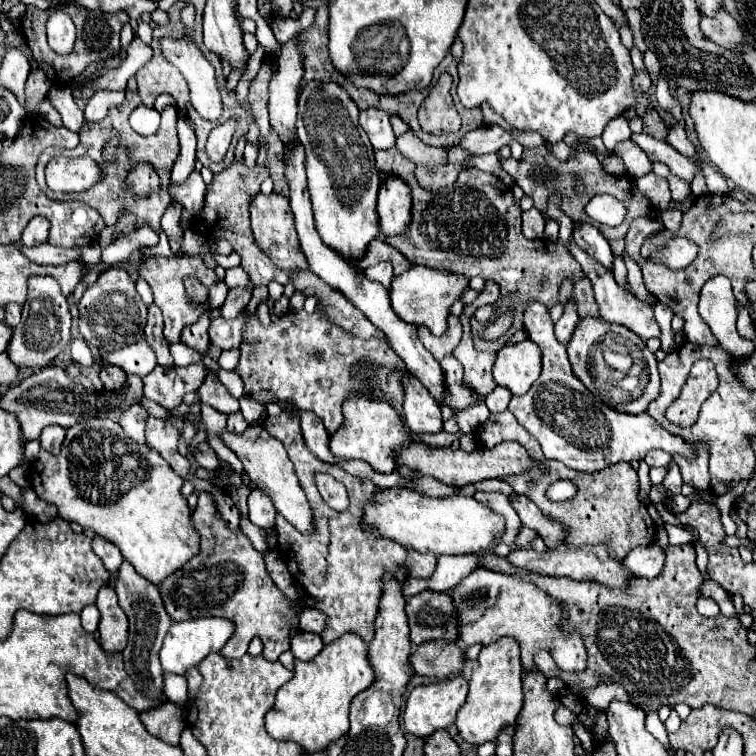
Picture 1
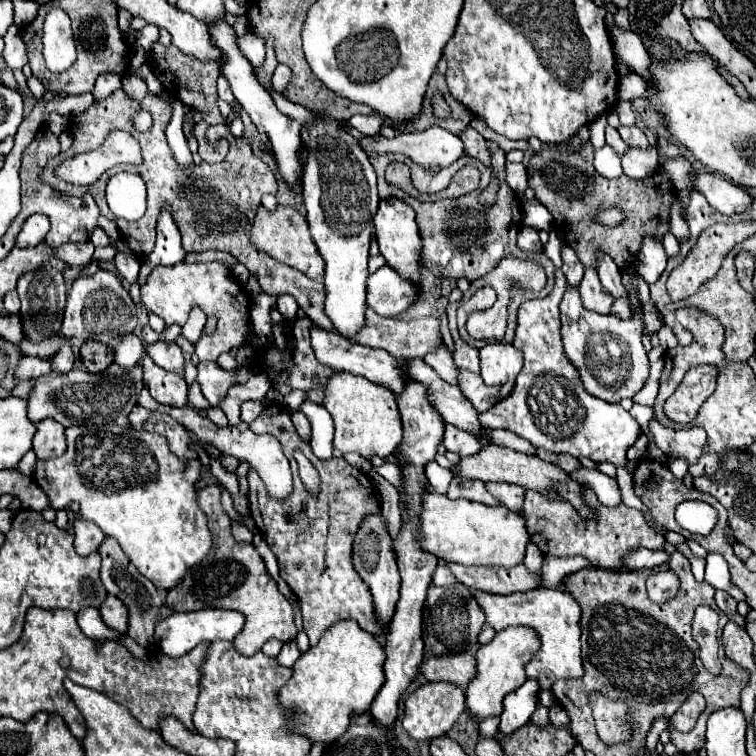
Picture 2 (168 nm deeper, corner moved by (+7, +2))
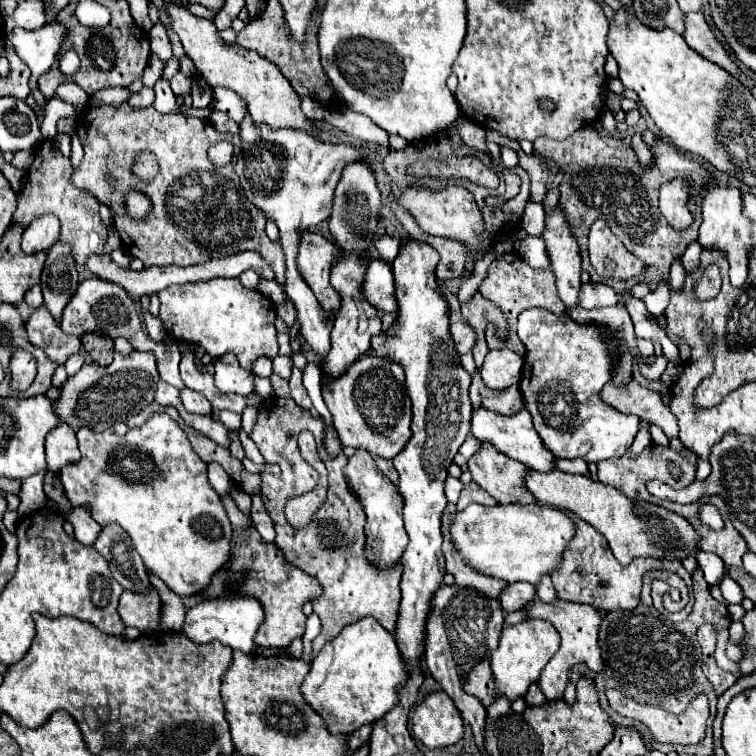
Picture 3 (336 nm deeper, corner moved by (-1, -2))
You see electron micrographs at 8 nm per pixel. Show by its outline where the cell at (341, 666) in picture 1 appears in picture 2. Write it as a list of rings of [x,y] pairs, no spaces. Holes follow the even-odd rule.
[[[340,620],[338,624],[328,628],[326,634],[322,634],[320,642],[296,660],[296,664],[292,666],[292,670],[294,670],[292,678],[280,690],[280,702],[286,708],[290,708],[294,714],[298,714],[294,730],[298,730],[300,734],[306,734],[314,742],[338,740],[348,730],[348,724],[354,714],[364,714],[370,710],[372,700],[376,698],[378,690],[384,684],[384,670],[382,670],[384,660],[386,660],[386,654],[384,654],[382,644],[378,642],[378,638],[374,634],[362,630],[358,626],[358,622]]]

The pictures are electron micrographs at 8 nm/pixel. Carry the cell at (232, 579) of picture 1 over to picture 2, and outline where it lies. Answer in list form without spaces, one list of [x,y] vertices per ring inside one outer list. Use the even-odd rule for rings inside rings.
[[[218,484],[206,486],[198,492],[198,504],[202,512],[208,516],[208,528],[212,532],[214,546],[210,554],[194,570],[190,570],[176,588],[168,590],[166,604],[174,612],[192,612],[204,608],[228,608],[242,612],[246,616],[246,624],[242,632],[234,638],[234,646],[240,654],[252,656],[270,638],[276,638],[280,642],[294,640],[298,628],[294,624],[294,610],[278,590],[276,580],[268,574],[262,556],[256,552],[252,544],[234,542],[230,534],[230,516],[220,504],[220,492],[222,488]]]

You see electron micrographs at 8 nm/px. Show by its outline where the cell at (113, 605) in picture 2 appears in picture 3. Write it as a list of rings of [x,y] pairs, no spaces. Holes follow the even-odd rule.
[[[154,588],[148,590],[146,594],[124,592],[120,596],[118,614],[126,626],[134,626],[140,632],[154,632],[160,622],[158,608],[160,608],[160,598]]]

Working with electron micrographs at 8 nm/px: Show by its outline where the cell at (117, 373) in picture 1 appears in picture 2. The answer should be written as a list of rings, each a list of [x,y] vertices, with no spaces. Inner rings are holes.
[[[88,340],[80,348],[80,358],[88,372],[102,372],[114,362],[114,352],[106,344]]]

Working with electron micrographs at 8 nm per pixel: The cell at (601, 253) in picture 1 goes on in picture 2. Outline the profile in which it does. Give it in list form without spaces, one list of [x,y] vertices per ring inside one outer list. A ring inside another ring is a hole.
[[[598,252],[598,276],[602,286],[614,296],[614,298],[630,298],[630,292],[622,284],[622,276],[614,260],[602,252]]]

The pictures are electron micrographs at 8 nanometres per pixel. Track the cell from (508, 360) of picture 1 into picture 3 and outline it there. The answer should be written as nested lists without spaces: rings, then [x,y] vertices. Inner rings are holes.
[[[490,350],[482,364],[480,376],[492,390],[504,390],[506,386],[520,384],[522,356],[512,350]]]

